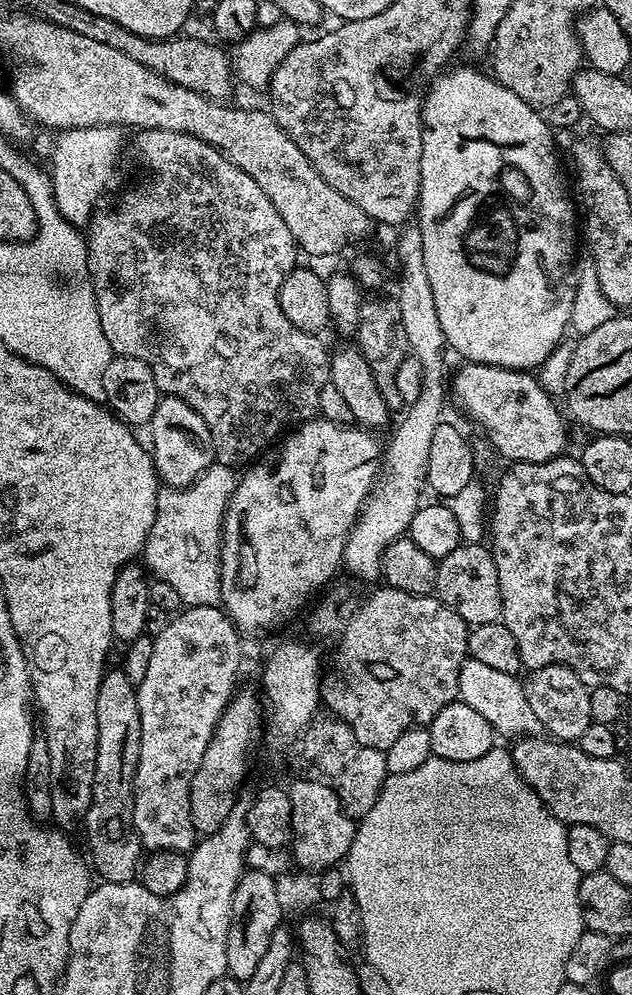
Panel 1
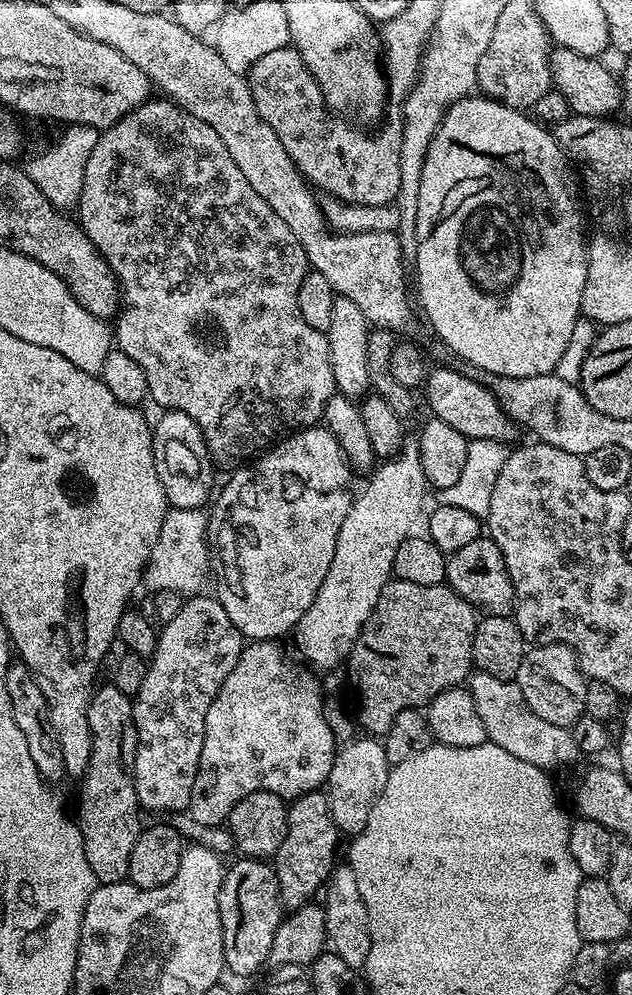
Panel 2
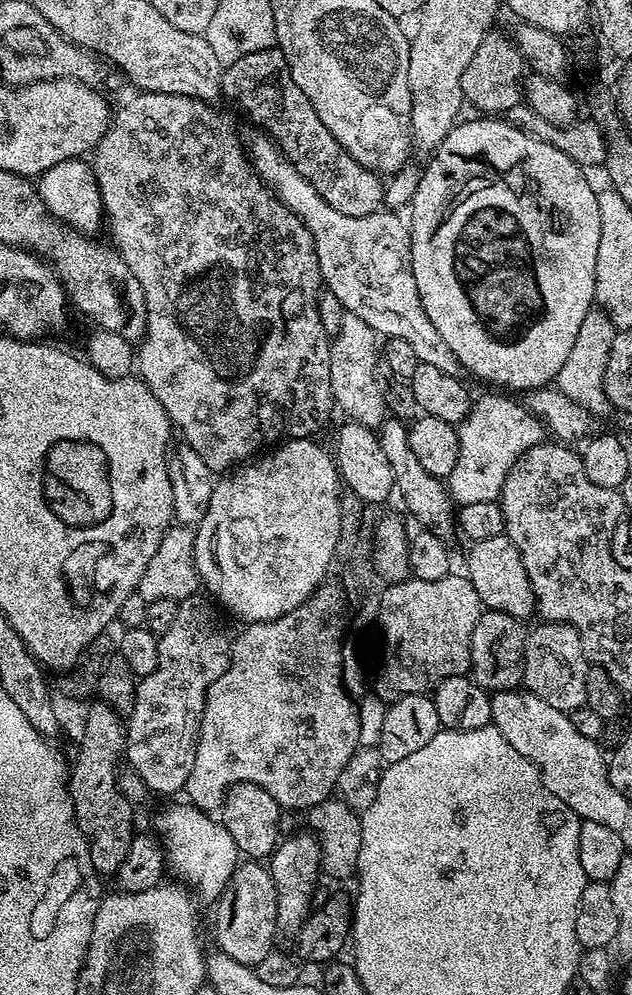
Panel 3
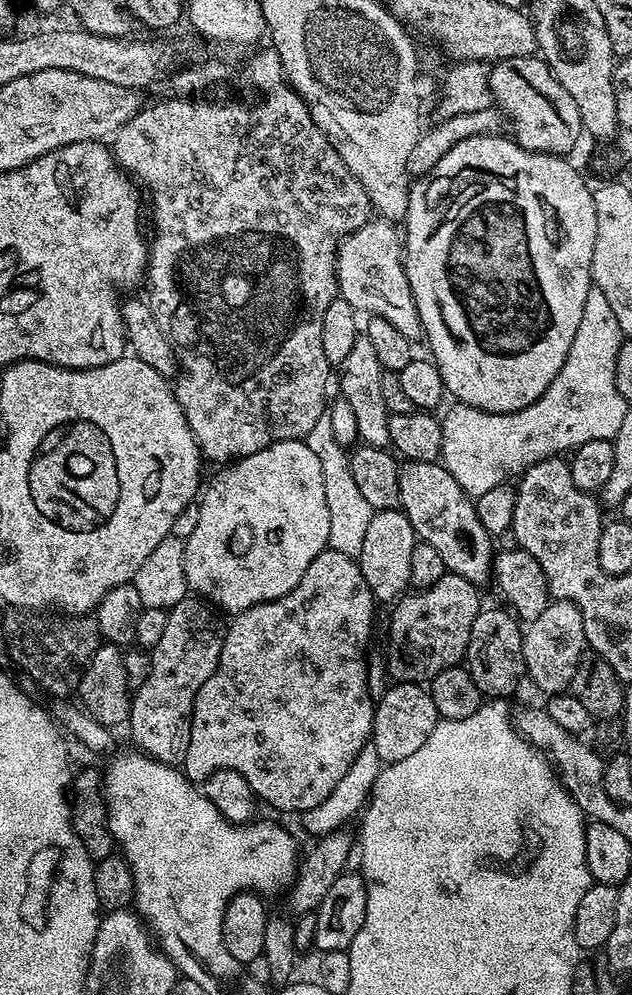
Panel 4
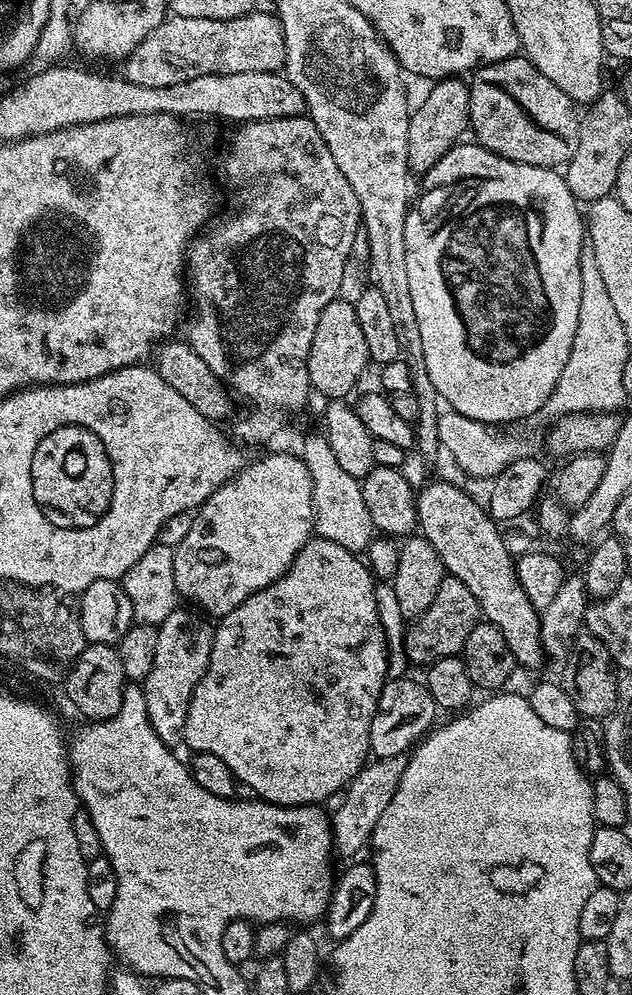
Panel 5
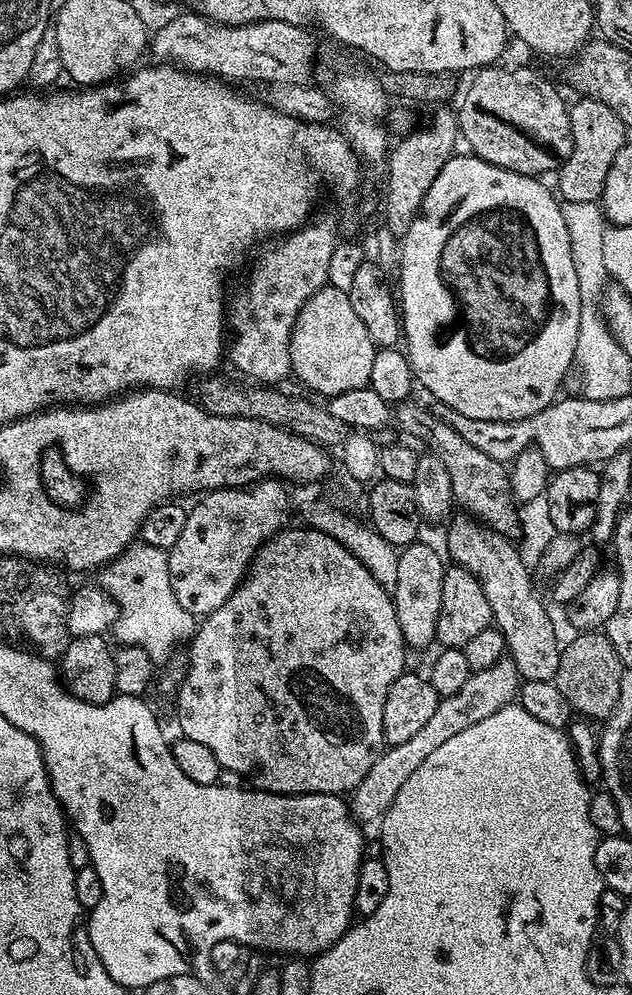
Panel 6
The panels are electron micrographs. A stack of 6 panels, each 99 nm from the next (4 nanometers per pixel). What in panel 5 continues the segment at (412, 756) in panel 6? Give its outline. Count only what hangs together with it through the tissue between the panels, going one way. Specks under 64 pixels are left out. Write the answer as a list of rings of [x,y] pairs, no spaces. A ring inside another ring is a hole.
[[[395,756],[385,760],[373,759],[365,763],[359,774],[344,789],[336,813],[333,811],[330,816],[334,852],[337,857],[352,856],[355,852],[369,847],[374,834],[374,826],[378,826],[378,818],[382,818],[382,810],[390,806],[390,798],[394,798],[394,790],[398,790],[398,782],[404,773],[405,763],[404,756]]]

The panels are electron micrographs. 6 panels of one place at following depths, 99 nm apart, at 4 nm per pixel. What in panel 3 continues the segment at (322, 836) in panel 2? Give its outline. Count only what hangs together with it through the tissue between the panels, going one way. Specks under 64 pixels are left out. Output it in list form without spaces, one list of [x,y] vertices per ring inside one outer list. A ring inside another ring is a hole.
[[[308,830],[285,835],[270,857],[270,871],[276,895],[276,930],[281,937],[295,938],[312,911],[311,895],[321,879],[320,841]]]

